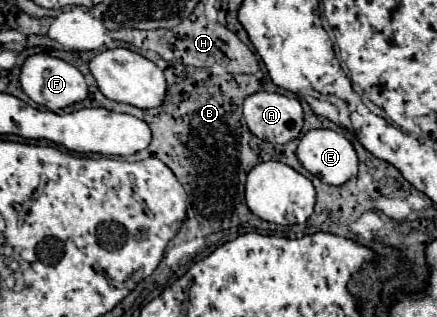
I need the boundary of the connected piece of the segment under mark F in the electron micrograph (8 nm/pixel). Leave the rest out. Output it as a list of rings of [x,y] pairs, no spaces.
[[[32,55],[24,61],[22,65],[22,73],[20,73],[20,83],[24,93],[38,105],[48,107],[50,111],[58,111],[64,109],[68,105],[80,103],[88,97],[88,85],[84,75],[70,63],[50,57],[50,55]]]

